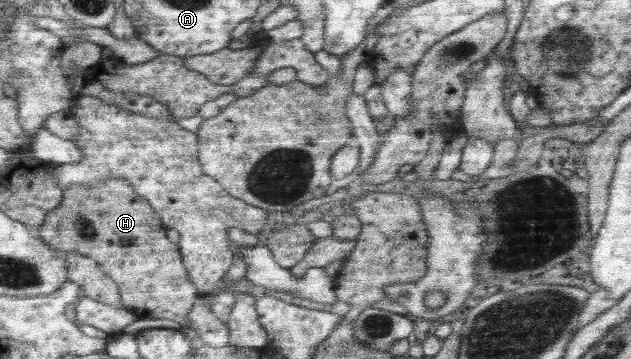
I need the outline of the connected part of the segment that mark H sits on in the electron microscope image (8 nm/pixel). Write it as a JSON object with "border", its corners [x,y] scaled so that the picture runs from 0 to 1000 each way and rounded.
{"border":[[[177,493],[163,510],[149,510],[143,524],[130,518],[100,526],[100,568],[76,599],[74,618],[55,632],[59,655],[73,677],[82,677],[97,708],[119,702],[132,708],[155,733],[155,741],[184,791],[190,836],[217,889],[266,886],[288,908],[314,830],[312,802],[300,777],[292,747],[284,682],[263,657],[263,630],[231,557],[216,540],[212,521],[193,493]]]}

